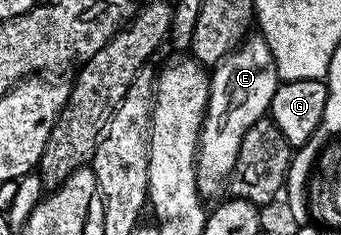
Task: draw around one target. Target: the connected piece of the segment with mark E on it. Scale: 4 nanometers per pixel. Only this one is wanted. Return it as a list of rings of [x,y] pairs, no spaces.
[[[258,30],[249,31],[248,35],[211,69],[208,82],[208,108],[204,111],[204,125],[200,127],[200,144],[196,147],[196,185],[201,197],[220,198],[225,195],[228,175],[232,172],[234,162],[238,158],[242,138],[246,138],[246,130],[250,130],[254,122],[265,119],[269,115],[274,90],[281,82],[276,74],[276,63],[270,54],[270,46]]]

